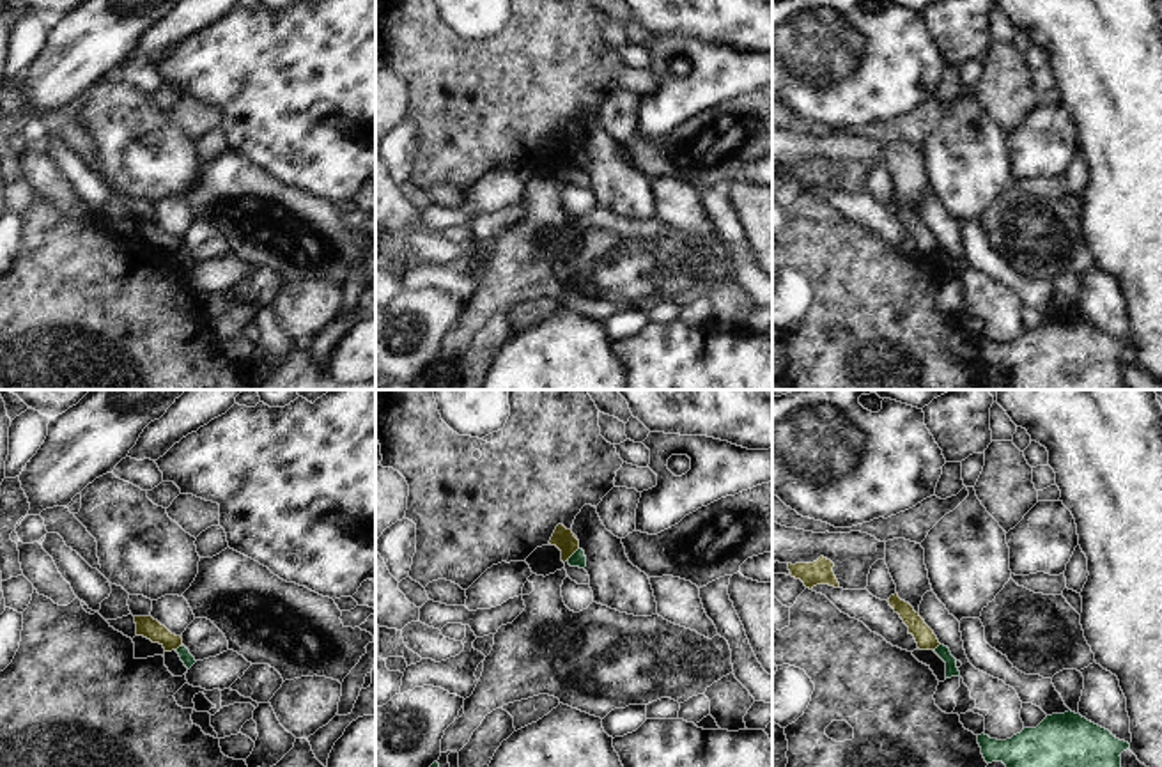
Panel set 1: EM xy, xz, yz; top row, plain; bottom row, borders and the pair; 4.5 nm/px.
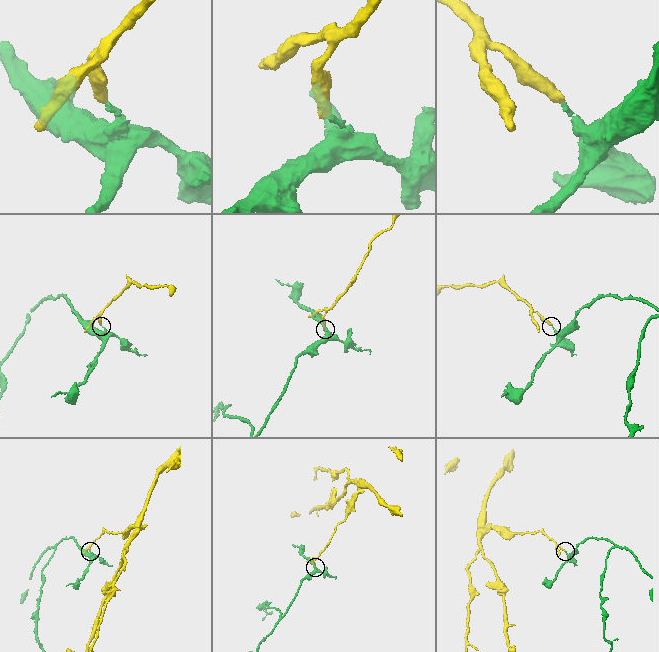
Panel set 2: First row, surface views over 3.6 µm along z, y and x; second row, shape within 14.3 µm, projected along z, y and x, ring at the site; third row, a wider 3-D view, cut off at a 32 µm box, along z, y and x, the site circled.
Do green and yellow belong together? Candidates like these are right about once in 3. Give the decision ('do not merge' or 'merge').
do not merge

